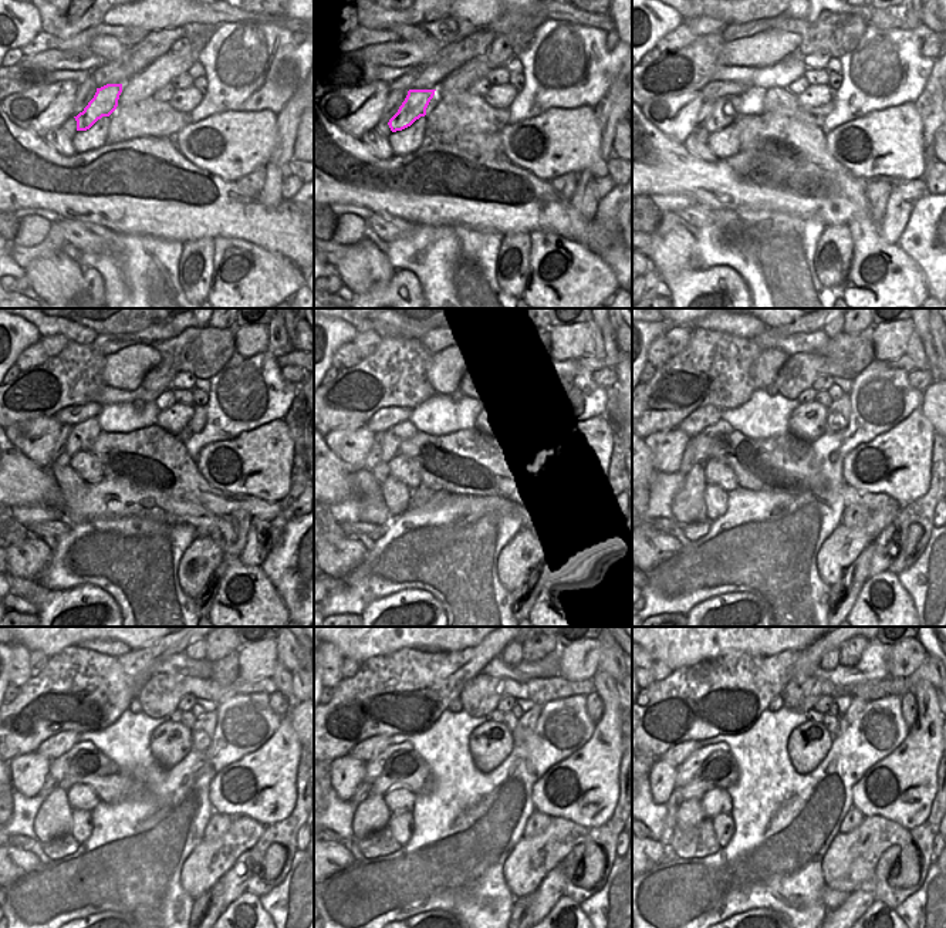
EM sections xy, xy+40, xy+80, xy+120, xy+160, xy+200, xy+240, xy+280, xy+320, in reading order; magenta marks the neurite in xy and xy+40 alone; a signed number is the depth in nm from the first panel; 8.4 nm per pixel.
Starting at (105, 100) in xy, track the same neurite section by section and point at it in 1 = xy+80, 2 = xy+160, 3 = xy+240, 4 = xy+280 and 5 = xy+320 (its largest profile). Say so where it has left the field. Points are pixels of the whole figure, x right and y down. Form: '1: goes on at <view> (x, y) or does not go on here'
1: goes on at xy+80 (726, 110)
2: goes on at xy+160 (404, 431)
3: goes on at xy+240 (58, 768)
4: goes on at xy+280 (374, 768)
5: goes on at xy+320 (685, 772)

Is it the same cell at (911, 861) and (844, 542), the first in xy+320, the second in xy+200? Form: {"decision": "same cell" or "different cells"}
{"decision": "same cell"}

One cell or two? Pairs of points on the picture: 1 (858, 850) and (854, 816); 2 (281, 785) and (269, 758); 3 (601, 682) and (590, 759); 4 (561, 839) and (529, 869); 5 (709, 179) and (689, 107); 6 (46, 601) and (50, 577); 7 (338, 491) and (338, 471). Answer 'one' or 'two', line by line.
1: two
2: one
3: one
4: one
5: two
6: two
7: one

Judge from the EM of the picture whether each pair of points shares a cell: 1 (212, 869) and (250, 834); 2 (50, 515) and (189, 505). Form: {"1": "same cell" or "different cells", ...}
{"1": "same cell", "2": "different cells"}

